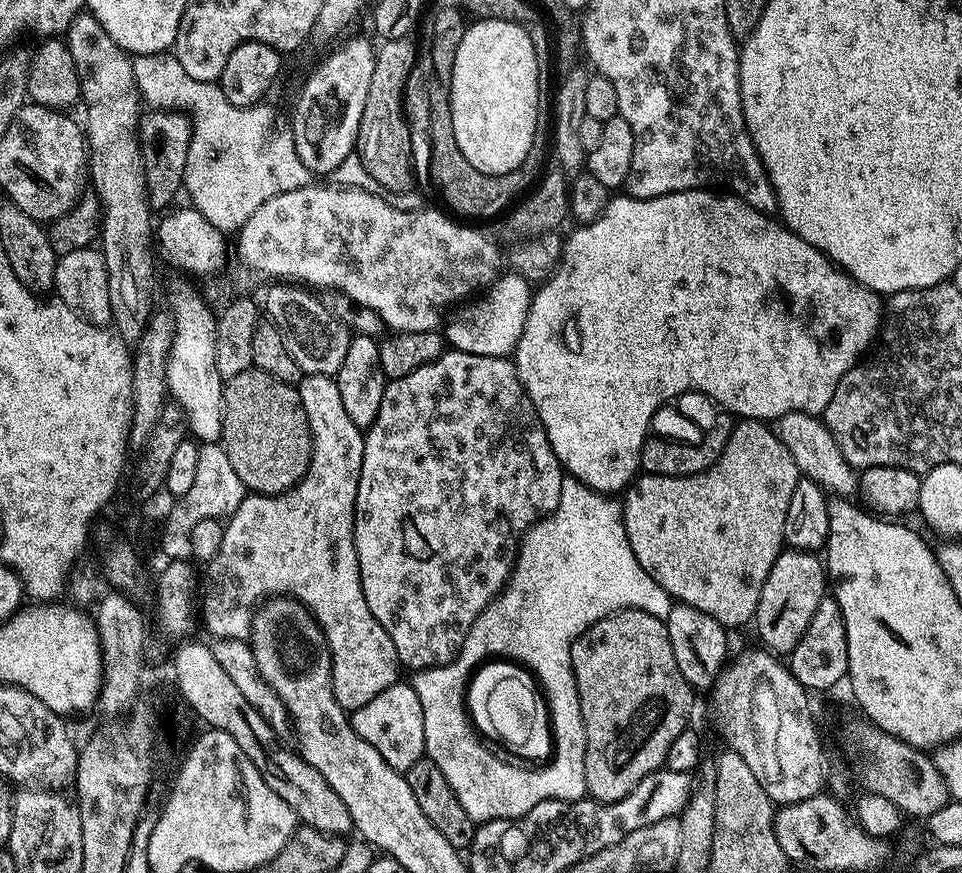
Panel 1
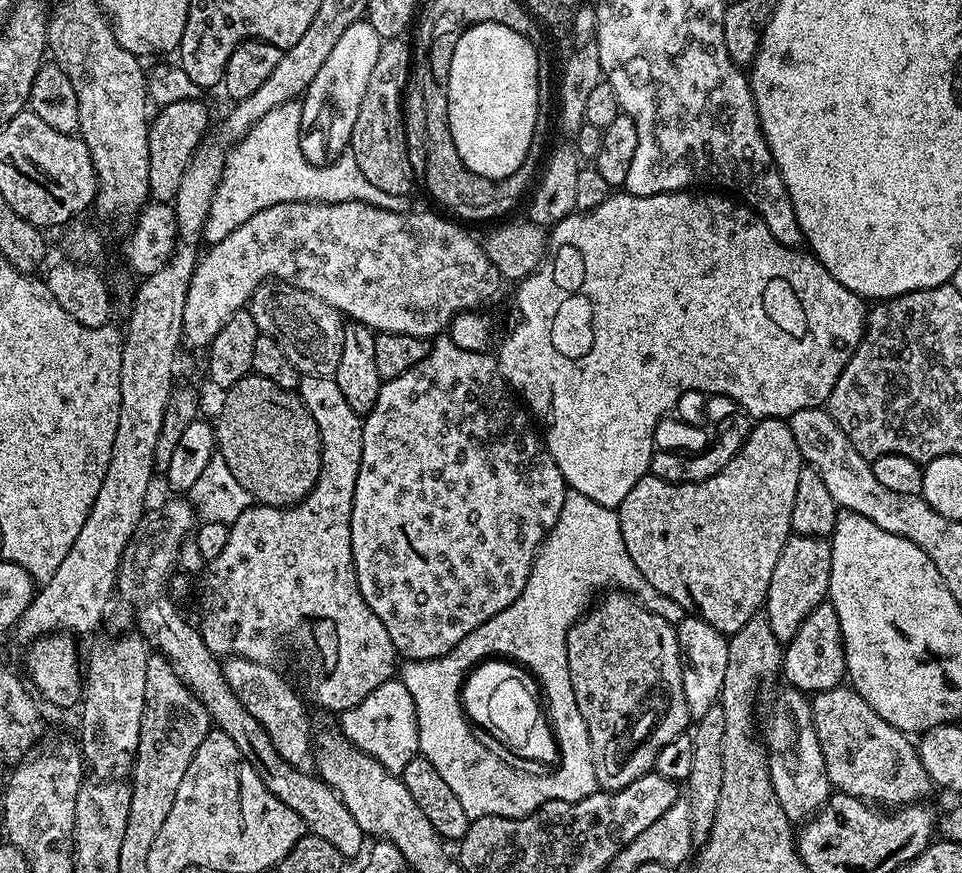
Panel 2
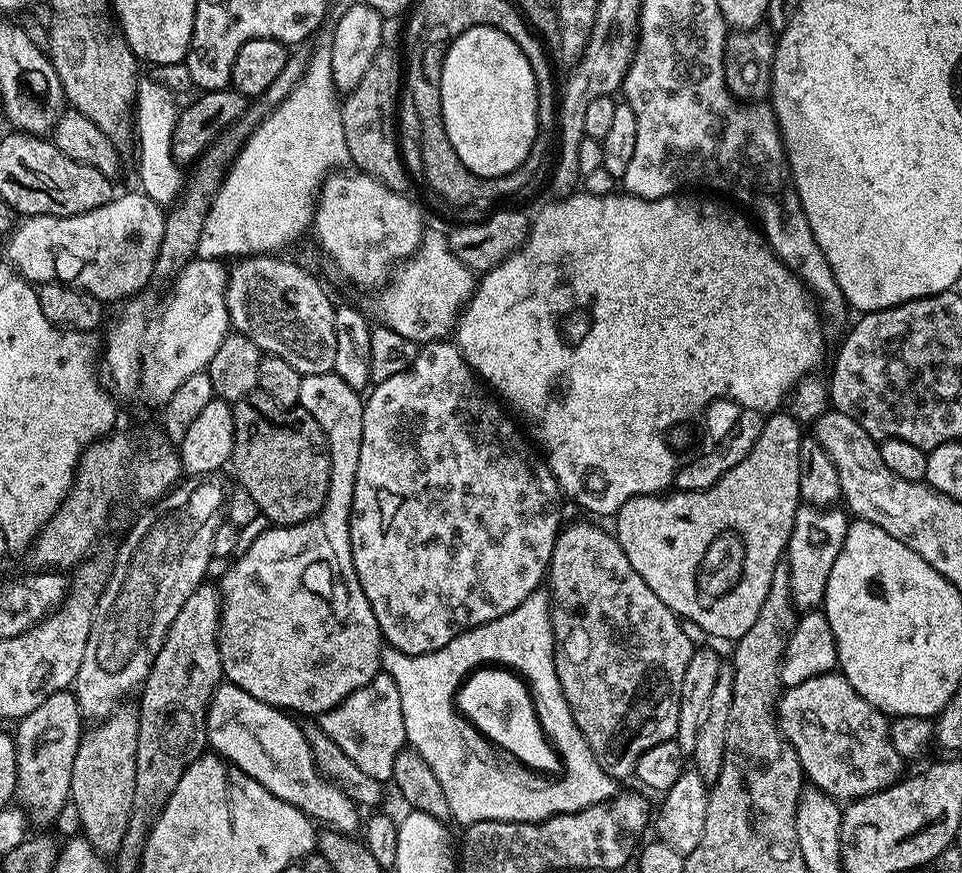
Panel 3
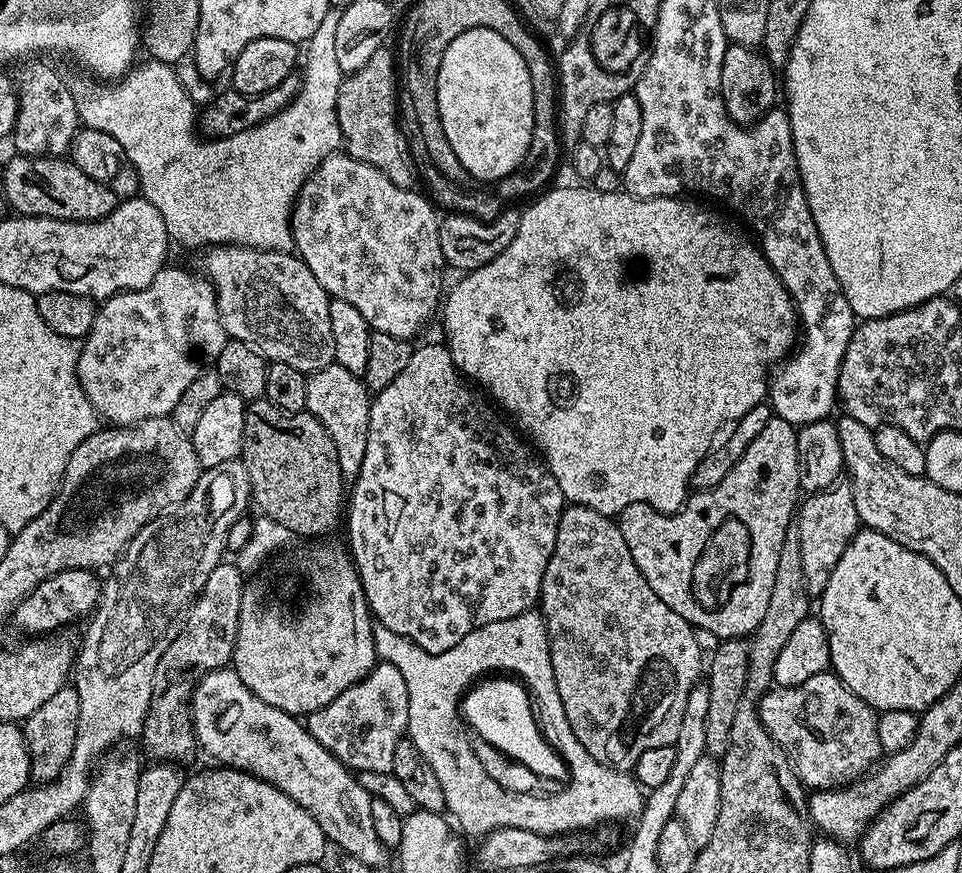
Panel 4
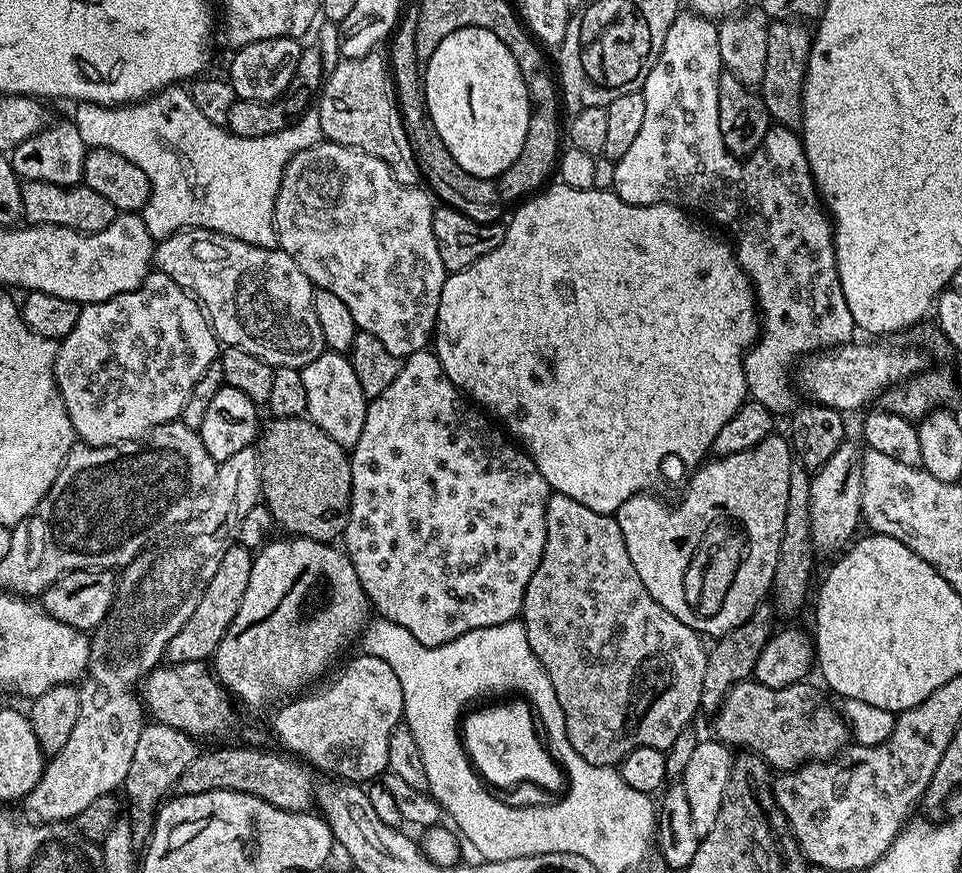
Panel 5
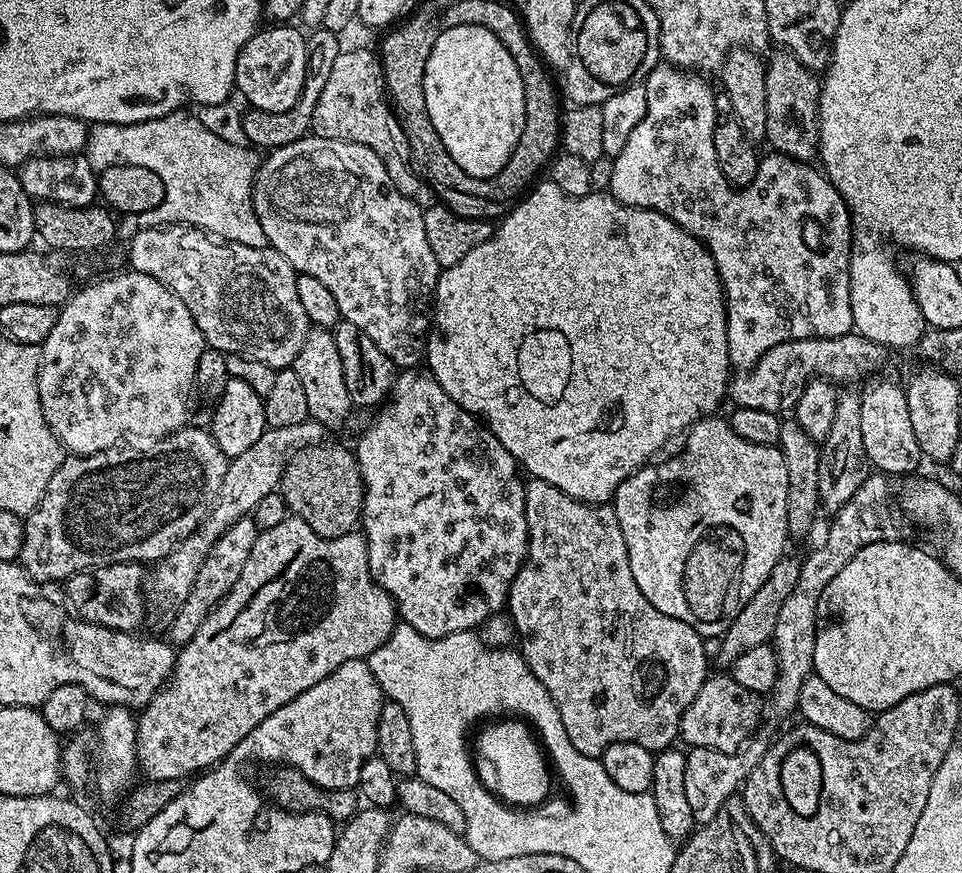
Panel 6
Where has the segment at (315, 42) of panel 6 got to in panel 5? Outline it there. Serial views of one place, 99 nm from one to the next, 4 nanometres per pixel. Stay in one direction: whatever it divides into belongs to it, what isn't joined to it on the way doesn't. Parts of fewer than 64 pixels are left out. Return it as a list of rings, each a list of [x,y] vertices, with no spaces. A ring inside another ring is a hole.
[[[305,47],[300,54],[298,70],[294,70],[294,78],[290,78],[290,86],[277,100],[258,102],[237,98],[230,106],[226,127],[238,138],[266,138],[266,134],[278,134],[278,130],[286,130],[296,119],[313,107],[319,97],[326,77],[326,69],[322,62],[319,47]]]

